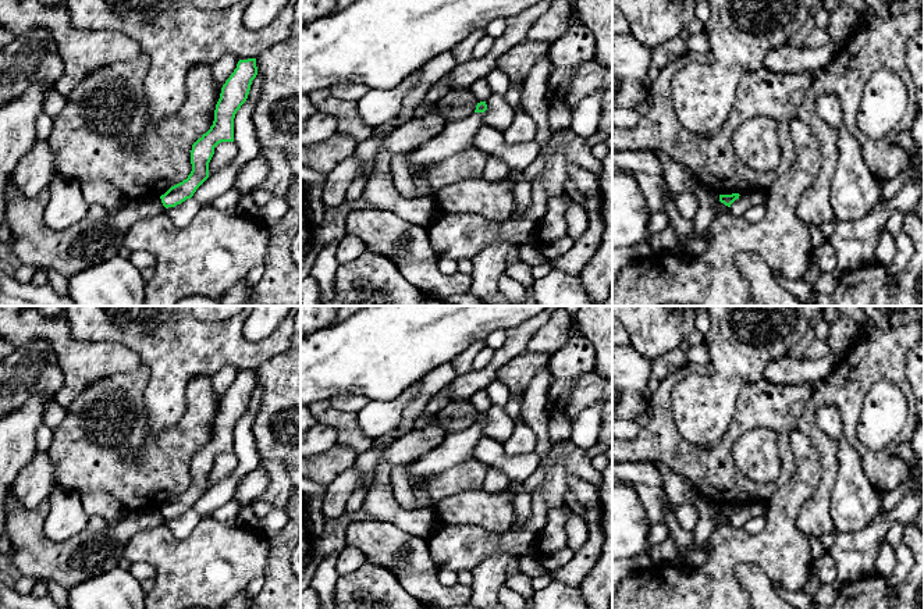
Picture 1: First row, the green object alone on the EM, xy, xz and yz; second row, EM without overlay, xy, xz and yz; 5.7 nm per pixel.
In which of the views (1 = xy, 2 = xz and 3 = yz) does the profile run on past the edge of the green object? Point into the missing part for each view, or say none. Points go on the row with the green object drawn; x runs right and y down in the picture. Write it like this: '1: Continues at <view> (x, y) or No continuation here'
1: No continuation here
2: No continuation here
3: No continuation here

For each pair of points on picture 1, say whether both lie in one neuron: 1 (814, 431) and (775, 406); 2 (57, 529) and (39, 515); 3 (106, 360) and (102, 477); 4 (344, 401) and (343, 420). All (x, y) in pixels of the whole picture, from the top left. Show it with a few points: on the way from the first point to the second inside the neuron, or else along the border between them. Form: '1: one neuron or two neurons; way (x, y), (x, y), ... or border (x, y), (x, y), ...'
1: two neurons; border (813, 391), (811, 399), (795, 426)
2: two neurons; border (49, 498), (49, 513), (42, 533)
3: two neurons; border (138, 369), (99, 378), (78, 395)
4: two neurons; border (329, 399), (336, 409), (356, 413)

